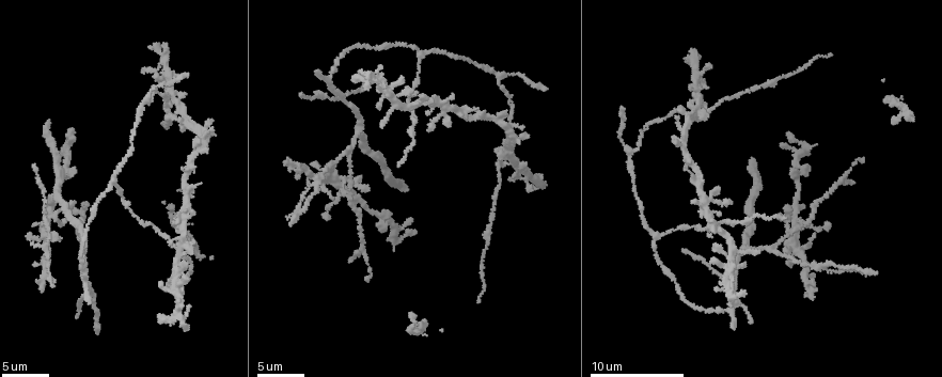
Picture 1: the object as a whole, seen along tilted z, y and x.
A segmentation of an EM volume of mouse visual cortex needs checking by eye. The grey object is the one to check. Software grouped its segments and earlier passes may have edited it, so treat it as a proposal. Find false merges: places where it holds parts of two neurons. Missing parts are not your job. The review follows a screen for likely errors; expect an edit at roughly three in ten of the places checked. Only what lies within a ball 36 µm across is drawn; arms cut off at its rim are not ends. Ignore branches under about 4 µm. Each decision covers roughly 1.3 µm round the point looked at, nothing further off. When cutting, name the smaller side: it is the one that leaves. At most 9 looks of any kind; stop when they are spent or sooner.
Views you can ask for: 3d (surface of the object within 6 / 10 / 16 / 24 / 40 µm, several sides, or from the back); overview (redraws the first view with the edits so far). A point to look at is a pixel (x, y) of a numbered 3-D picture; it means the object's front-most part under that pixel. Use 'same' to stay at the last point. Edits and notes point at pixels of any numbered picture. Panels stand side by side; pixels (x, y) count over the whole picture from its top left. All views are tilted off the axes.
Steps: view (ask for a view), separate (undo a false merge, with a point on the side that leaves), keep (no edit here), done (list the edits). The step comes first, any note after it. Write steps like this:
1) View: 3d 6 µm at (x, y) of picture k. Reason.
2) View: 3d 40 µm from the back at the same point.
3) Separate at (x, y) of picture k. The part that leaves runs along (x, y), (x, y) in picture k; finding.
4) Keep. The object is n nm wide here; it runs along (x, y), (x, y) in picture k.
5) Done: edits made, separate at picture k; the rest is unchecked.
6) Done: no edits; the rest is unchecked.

View: 3d 6 µm at (419, 55) of picture 1. Branch point.

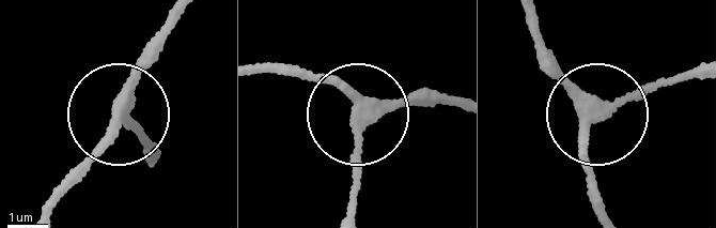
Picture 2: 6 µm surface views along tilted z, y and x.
View: 3d 6 µm from the back at (121, 111) of picture 2.

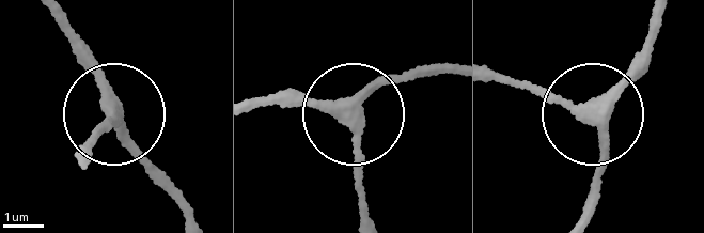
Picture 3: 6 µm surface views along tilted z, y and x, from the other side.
Keep. It runs along (58, 12), (109, 94), (109, 113), (78, 154) in picture 3; continuous, no second neuron.

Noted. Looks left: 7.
View: 3d 16 µm at (812, 216) of picture 1.

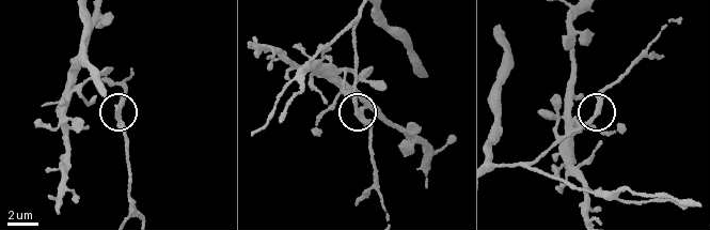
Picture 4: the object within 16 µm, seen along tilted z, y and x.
Keep. The object is 240 nm wide here; it runs along (358, 12), (354, 107), (372, 139) in picture 4; continuous, no second neuron.

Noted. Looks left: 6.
View: 3d 10 µm at (350, 148) of picture 1. Three arms meet.

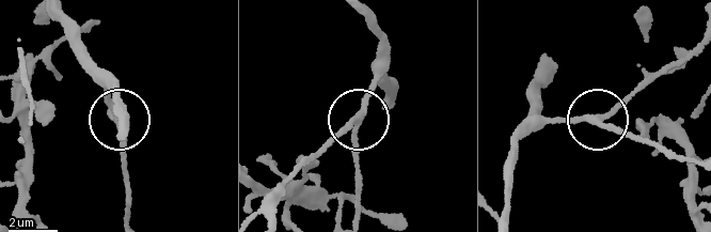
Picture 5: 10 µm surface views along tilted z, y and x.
View: 3d 10 µm from the back at (600, 124) of picture 5. Other side.

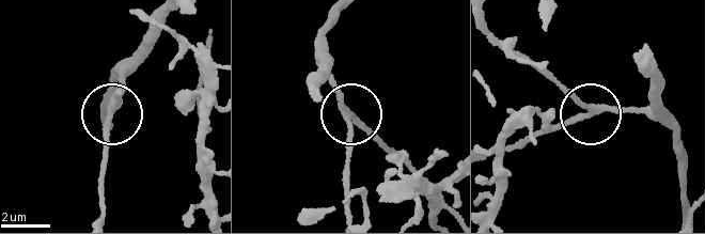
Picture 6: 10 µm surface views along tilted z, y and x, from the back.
Keep. 3 arms meet here; continuous, no second neuron.

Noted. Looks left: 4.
View: 3d 16 µm at (167, 112) of picture 1. Four or more arms meet.

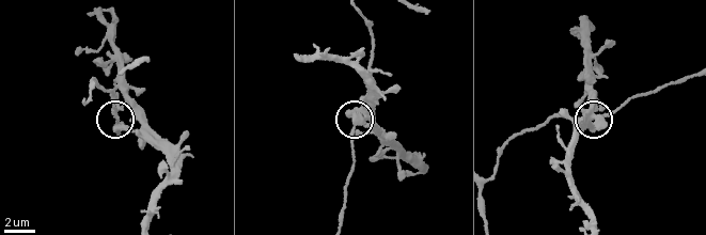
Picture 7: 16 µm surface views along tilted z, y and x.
Keep. 4 arms meet here; all the same neuron.

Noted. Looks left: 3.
Done: no edits; the rest is unchecked.

